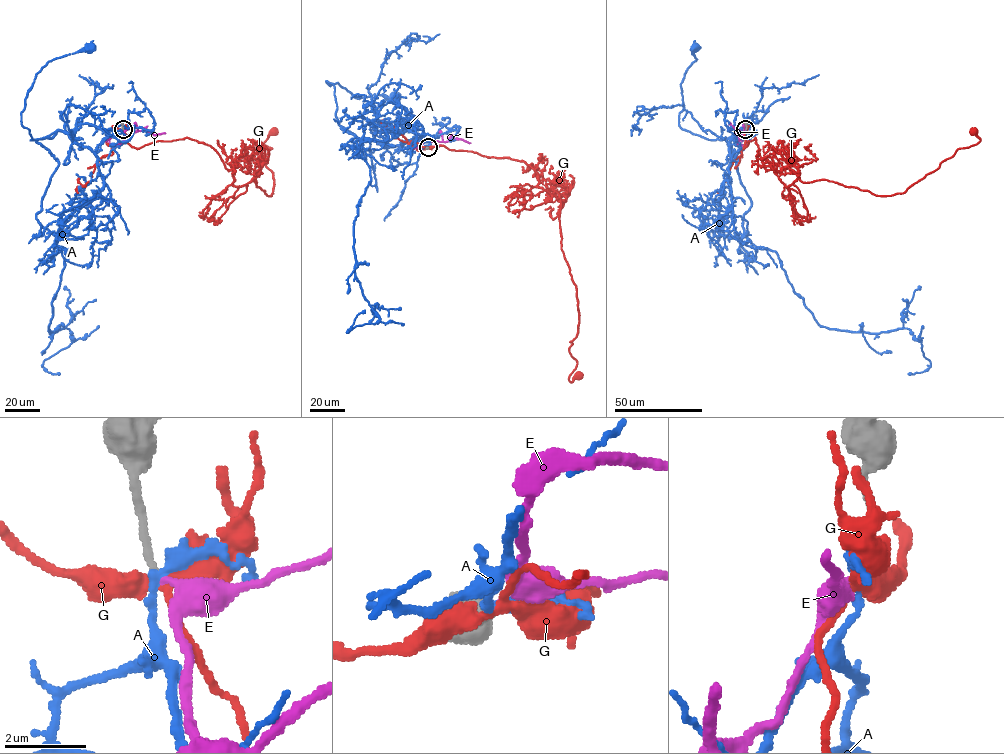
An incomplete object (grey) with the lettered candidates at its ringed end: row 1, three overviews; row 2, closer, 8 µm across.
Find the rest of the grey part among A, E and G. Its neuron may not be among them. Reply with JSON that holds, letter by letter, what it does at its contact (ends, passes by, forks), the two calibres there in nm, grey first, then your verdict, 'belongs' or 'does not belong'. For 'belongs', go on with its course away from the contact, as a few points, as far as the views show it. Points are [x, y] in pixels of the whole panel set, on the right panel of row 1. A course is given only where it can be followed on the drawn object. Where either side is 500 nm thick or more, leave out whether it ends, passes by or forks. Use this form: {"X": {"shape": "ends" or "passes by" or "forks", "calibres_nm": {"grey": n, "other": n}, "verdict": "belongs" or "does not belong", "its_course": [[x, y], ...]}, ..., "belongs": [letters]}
{"A": {"shape": "passes by", "calibres_nm": {"grey": 180, "other": 280}, "verdict": "does not belong"}, "E": {"shape": "ends", "calibres_nm": {"grey": 170, "other": 280}, "verdict": "belongs"}, "G": {"shape": "forks", "calibres_nm": {"grey": 180, "other": 320}, "verdict": "does not belong"}, "belongs": ["E"]}

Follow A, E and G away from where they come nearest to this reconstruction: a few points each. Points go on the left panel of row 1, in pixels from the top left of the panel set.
A: (123, 129), (125, 141), (80, 123), (70, 132), (30, 140), (21, 124), (25, 98), (41, 69), (89, 47)
E: (123, 129), (126, 137), (145, 129), (154, 135), (165, 133)
G: (123, 129), (136, 148), (204, 142), (233, 185), (254, 179), (267, 196), (273, 131)

